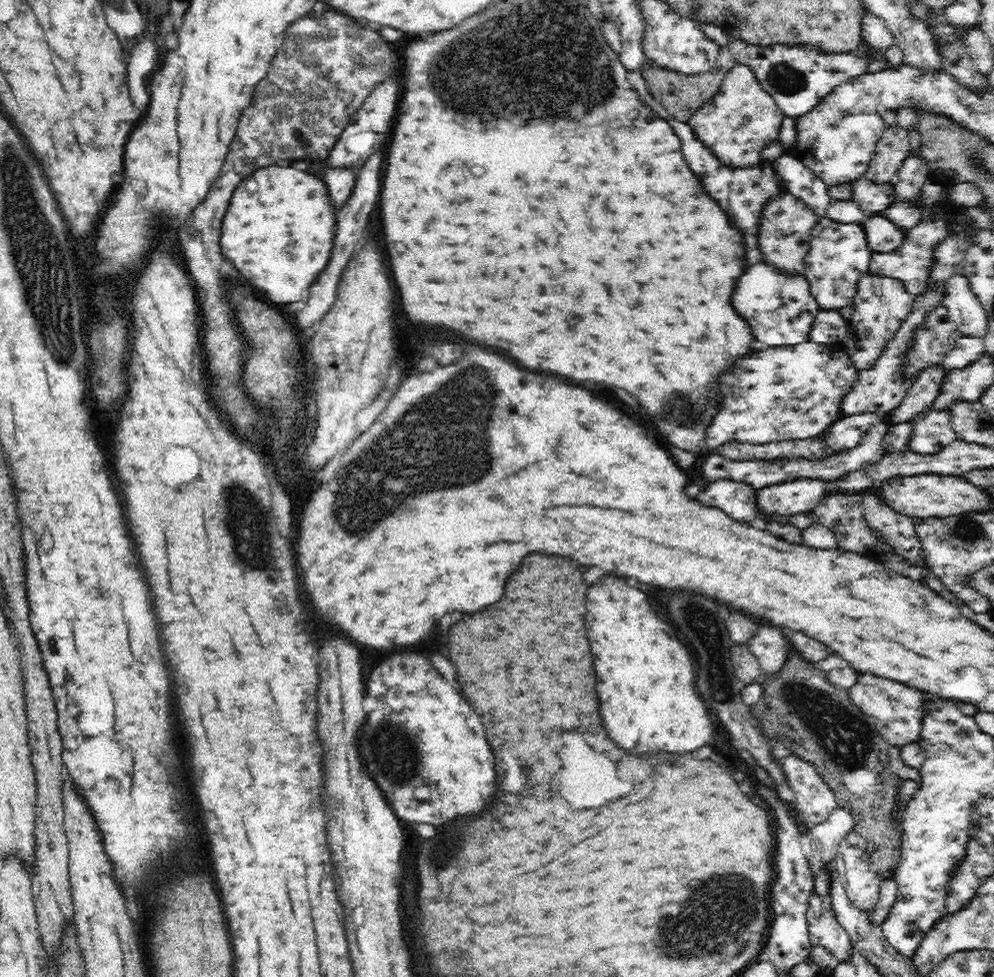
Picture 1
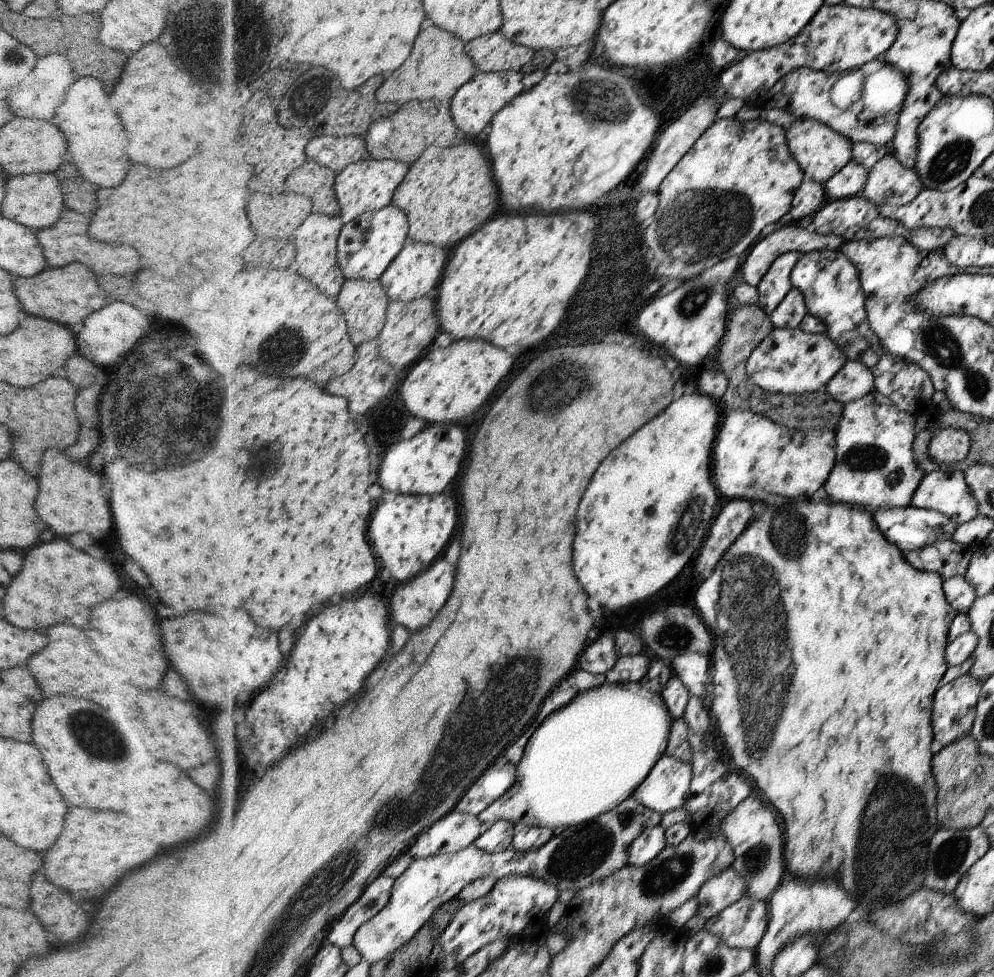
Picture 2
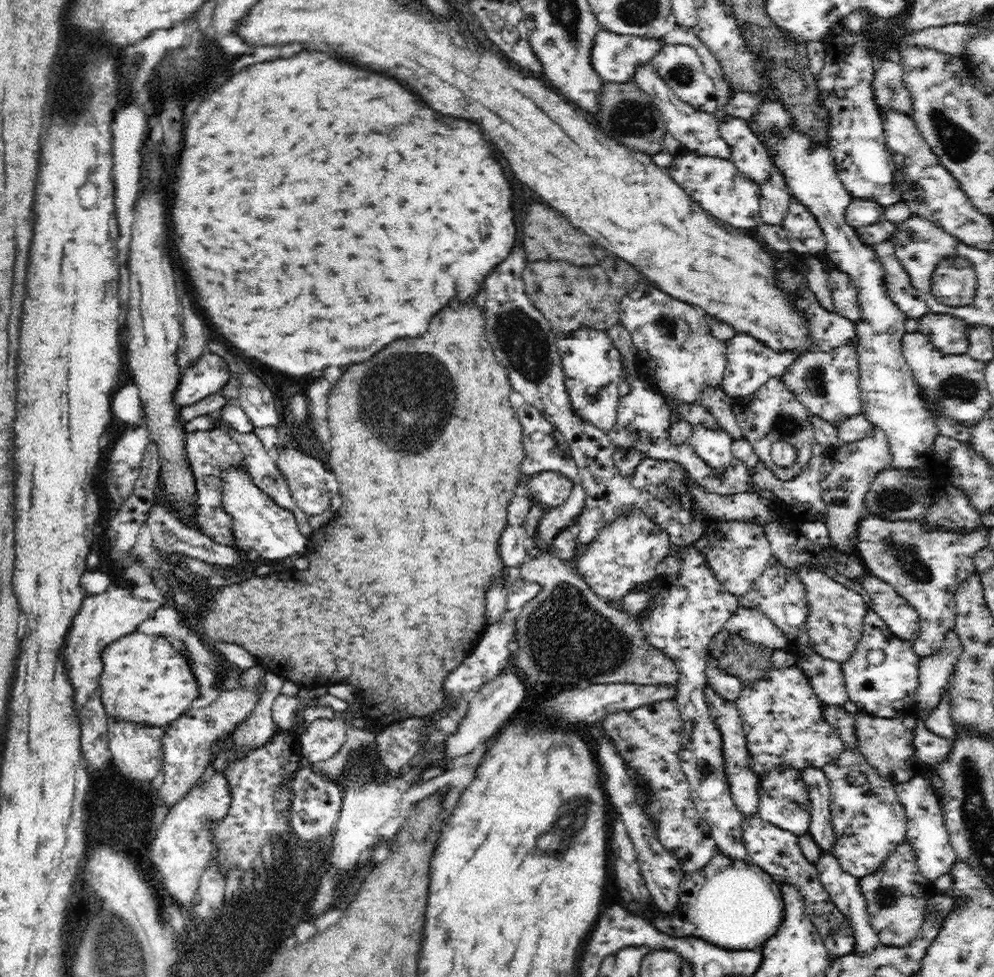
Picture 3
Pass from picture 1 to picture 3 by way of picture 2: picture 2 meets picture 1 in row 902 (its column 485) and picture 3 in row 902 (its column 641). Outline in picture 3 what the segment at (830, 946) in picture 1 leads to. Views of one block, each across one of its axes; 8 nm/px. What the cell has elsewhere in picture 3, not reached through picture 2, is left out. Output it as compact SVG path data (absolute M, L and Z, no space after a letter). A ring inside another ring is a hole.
M716 854L702 867L686 873L678 890L679 906L671 919L649 921L672 937L696 937L726 950L754 950L778 932L784 920L785 903L780 882L762 867Z

